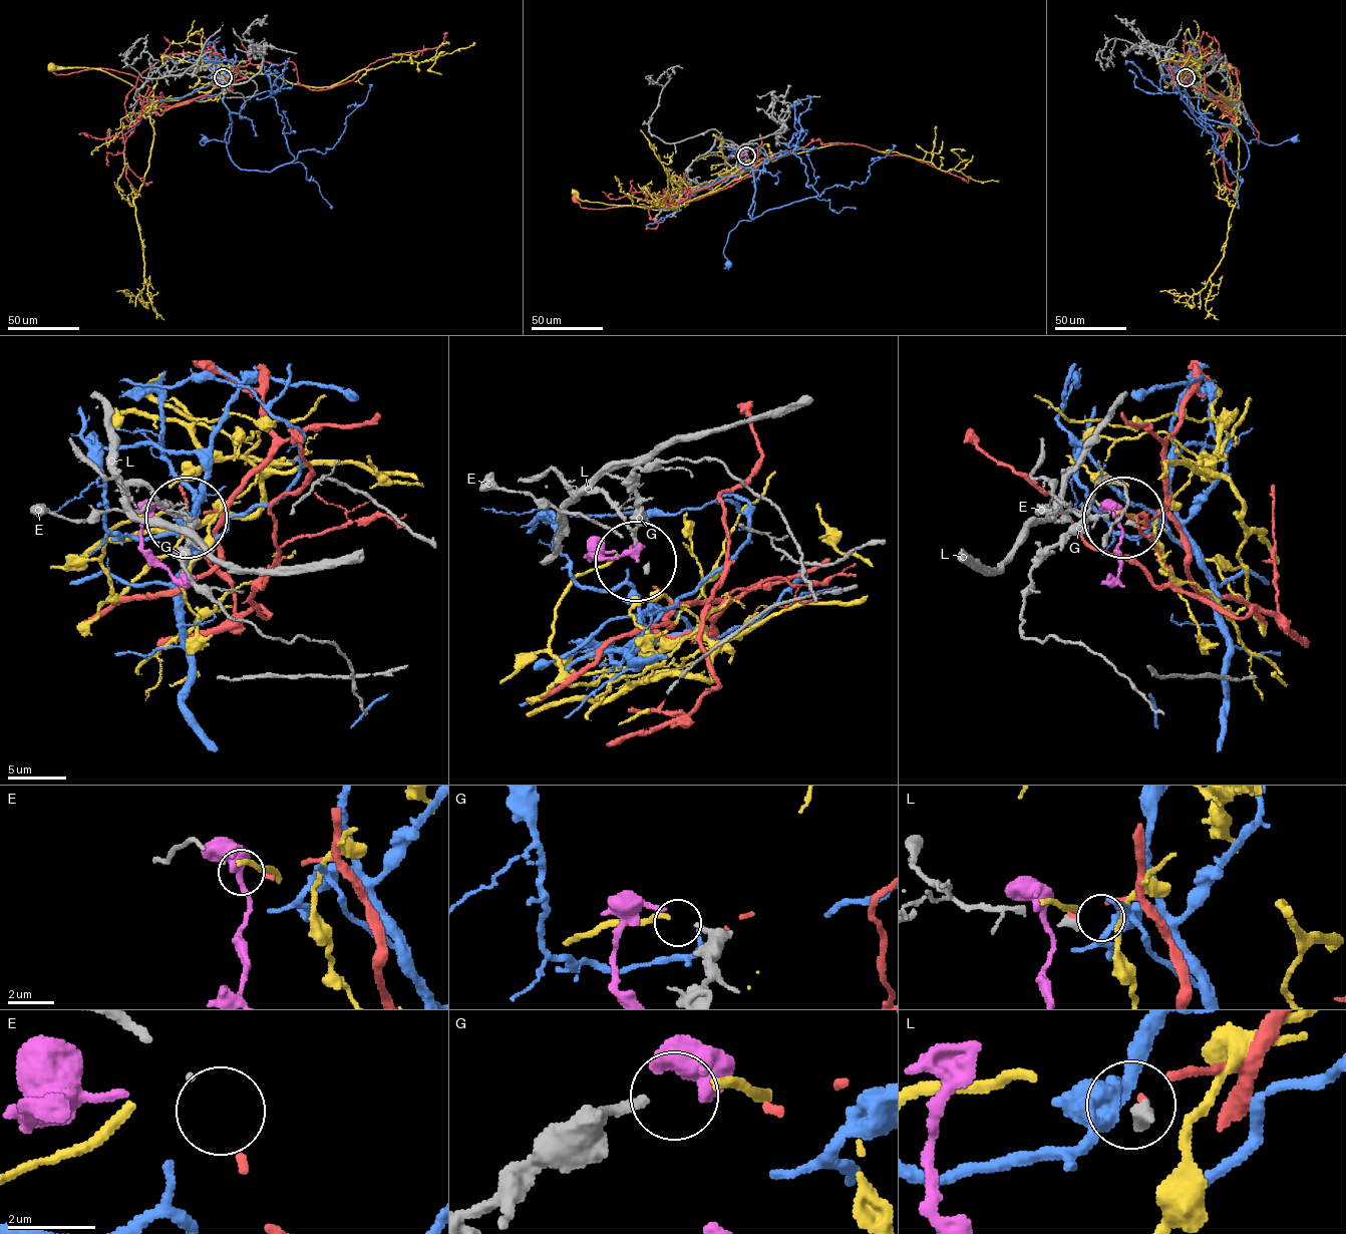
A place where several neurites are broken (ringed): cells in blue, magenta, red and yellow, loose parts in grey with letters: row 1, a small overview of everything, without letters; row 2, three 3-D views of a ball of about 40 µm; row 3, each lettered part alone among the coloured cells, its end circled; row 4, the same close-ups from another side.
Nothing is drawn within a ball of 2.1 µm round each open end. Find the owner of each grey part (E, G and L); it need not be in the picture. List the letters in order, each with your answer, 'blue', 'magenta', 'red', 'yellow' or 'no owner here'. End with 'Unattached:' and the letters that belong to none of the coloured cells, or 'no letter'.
E: red
G: yellow
L: no owner here
Unattached: L

